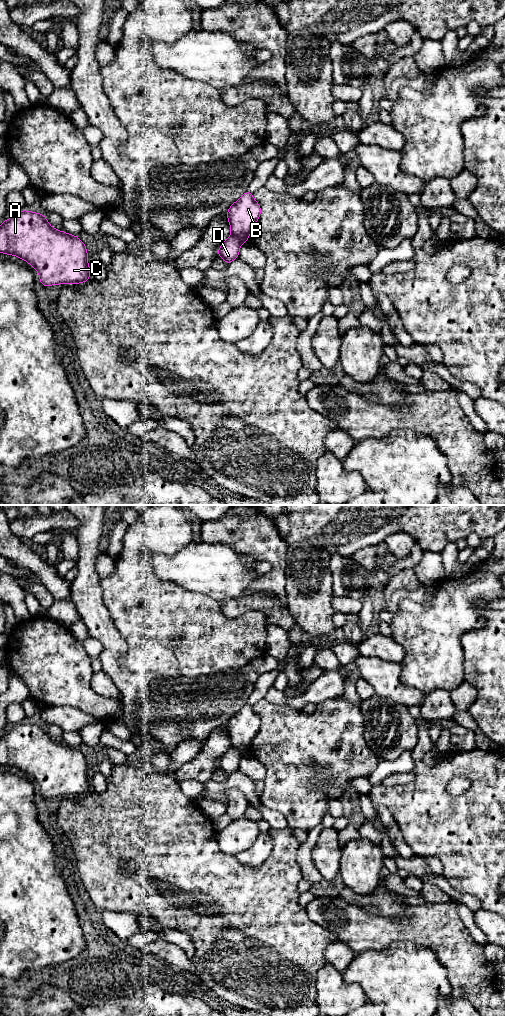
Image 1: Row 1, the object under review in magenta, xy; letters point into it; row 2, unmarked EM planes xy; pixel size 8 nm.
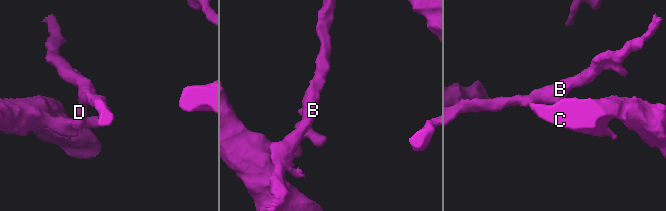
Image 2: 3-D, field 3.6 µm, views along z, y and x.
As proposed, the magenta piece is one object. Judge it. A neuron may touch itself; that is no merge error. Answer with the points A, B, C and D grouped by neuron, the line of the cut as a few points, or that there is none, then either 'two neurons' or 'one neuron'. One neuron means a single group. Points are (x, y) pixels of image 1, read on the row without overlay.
A C D / B | xy (231, 745), (243, 754) | two neurons

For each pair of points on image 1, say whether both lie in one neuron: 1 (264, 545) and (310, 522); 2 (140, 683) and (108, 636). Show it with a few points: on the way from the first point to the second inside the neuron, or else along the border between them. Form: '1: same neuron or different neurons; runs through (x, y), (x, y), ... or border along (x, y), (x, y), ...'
1: different neurons; border along (268, 517), (287, 545)
2: same neuron; runs through (126, 679), (113, 664), (113, 650)

